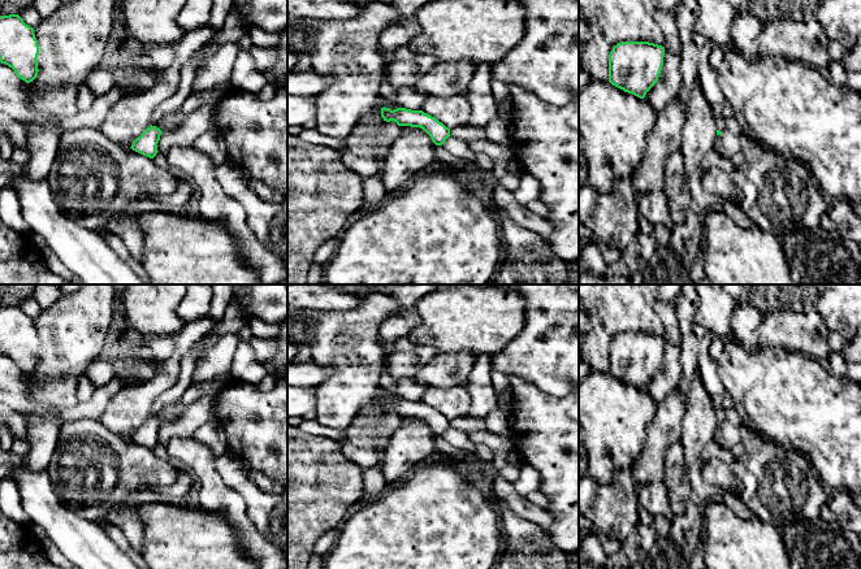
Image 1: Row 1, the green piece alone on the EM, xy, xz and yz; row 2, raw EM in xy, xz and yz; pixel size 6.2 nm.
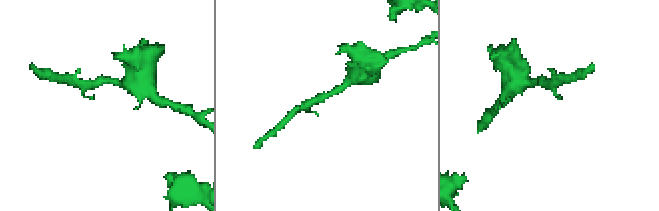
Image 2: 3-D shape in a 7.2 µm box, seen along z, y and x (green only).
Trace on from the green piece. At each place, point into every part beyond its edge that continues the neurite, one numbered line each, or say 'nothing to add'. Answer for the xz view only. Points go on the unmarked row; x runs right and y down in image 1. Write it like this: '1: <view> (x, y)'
nothing to add

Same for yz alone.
nothing to add

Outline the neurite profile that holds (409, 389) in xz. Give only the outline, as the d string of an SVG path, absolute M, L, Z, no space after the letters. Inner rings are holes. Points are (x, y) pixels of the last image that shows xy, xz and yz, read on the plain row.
M382 372L380 378L380 387L395 394L399 399L406 399L411 401L420 401L425 387L415 381L414 377L410 378L394 378L386 372Z

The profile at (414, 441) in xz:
M401 417L398 430L381 451L381 469L386 488L403 481L414 466L434 455L436 438L420 418Z

